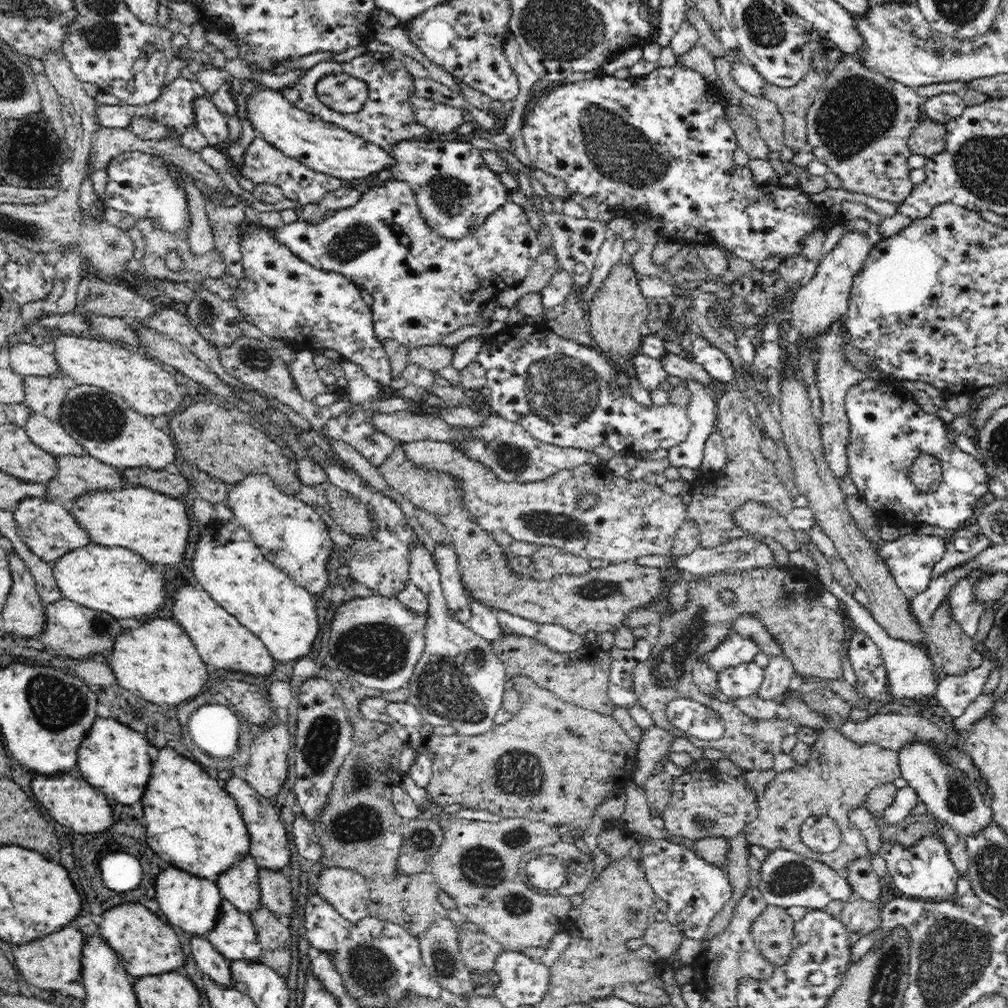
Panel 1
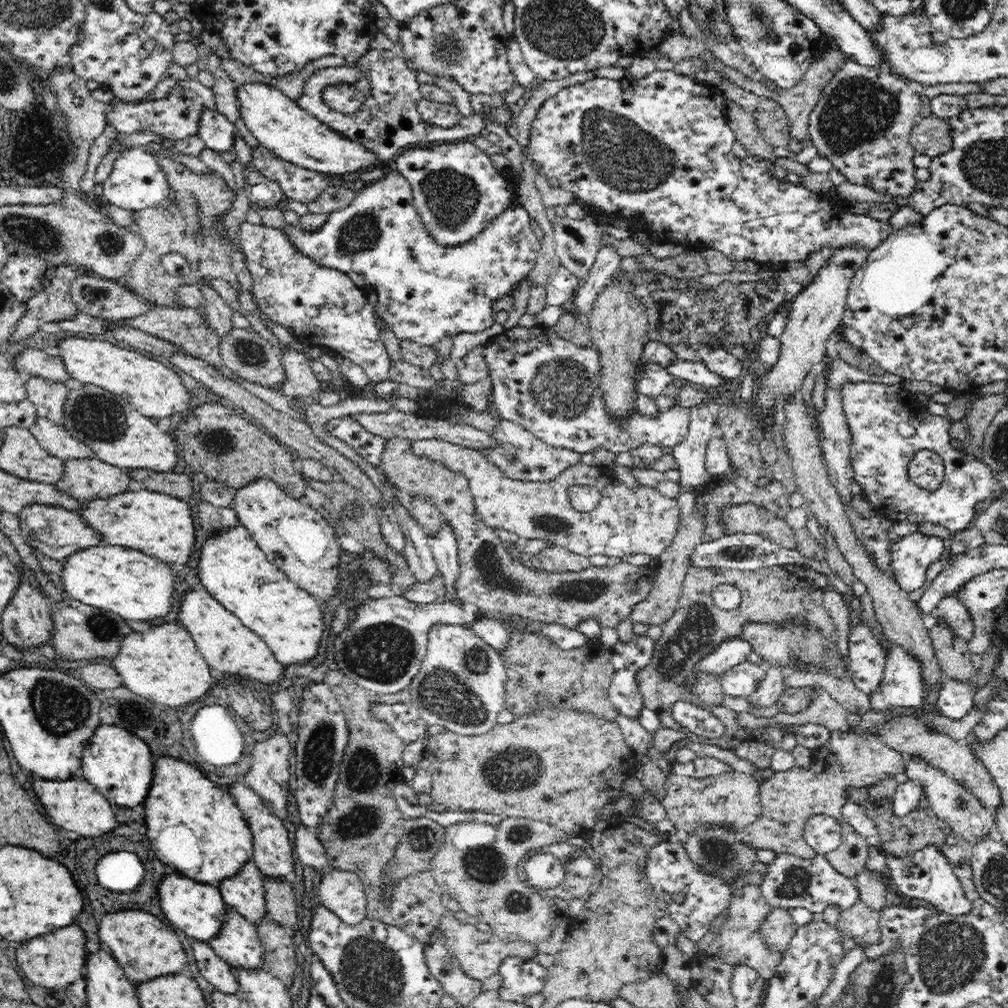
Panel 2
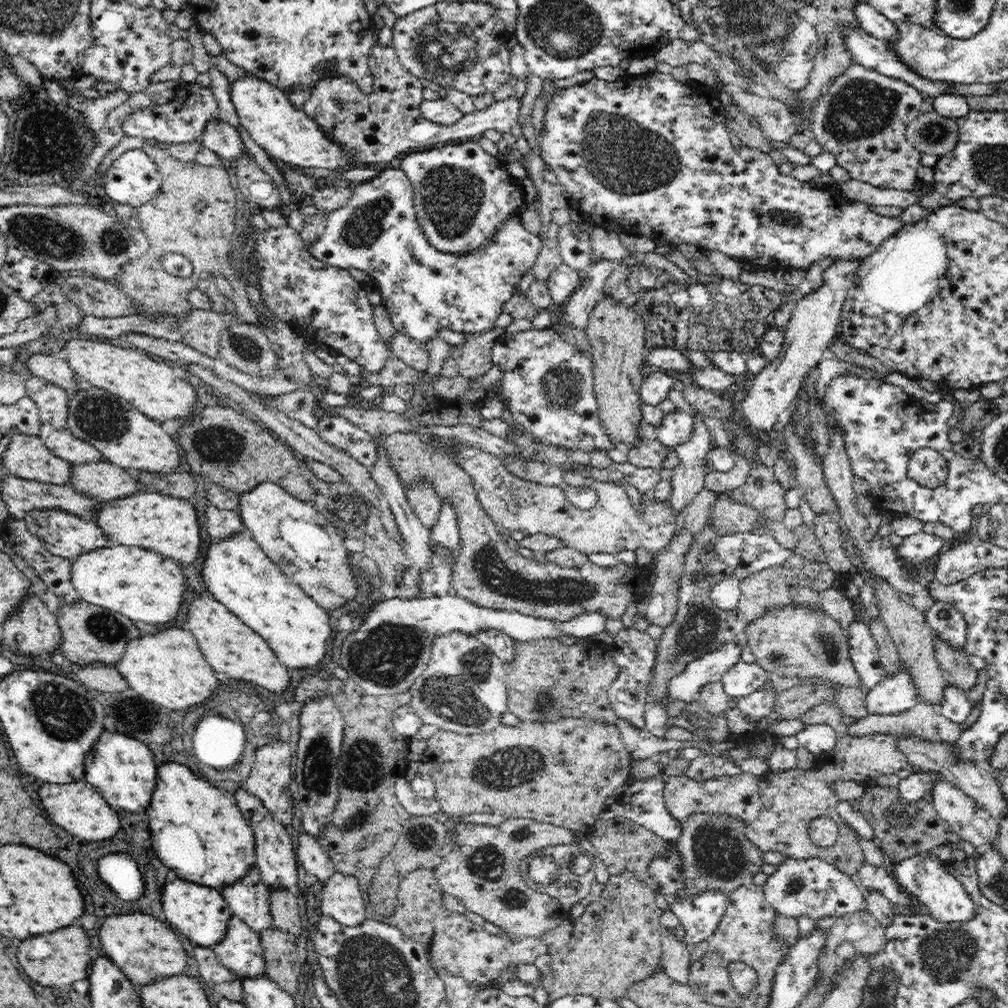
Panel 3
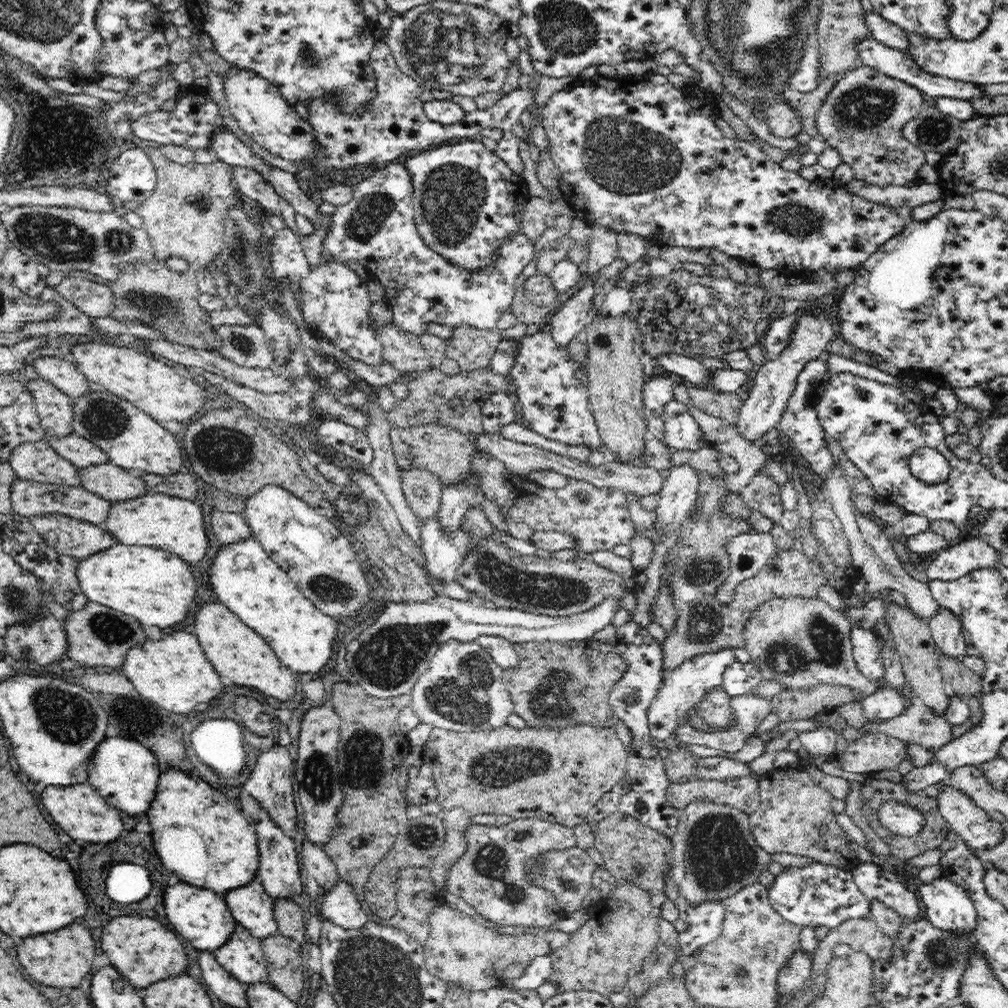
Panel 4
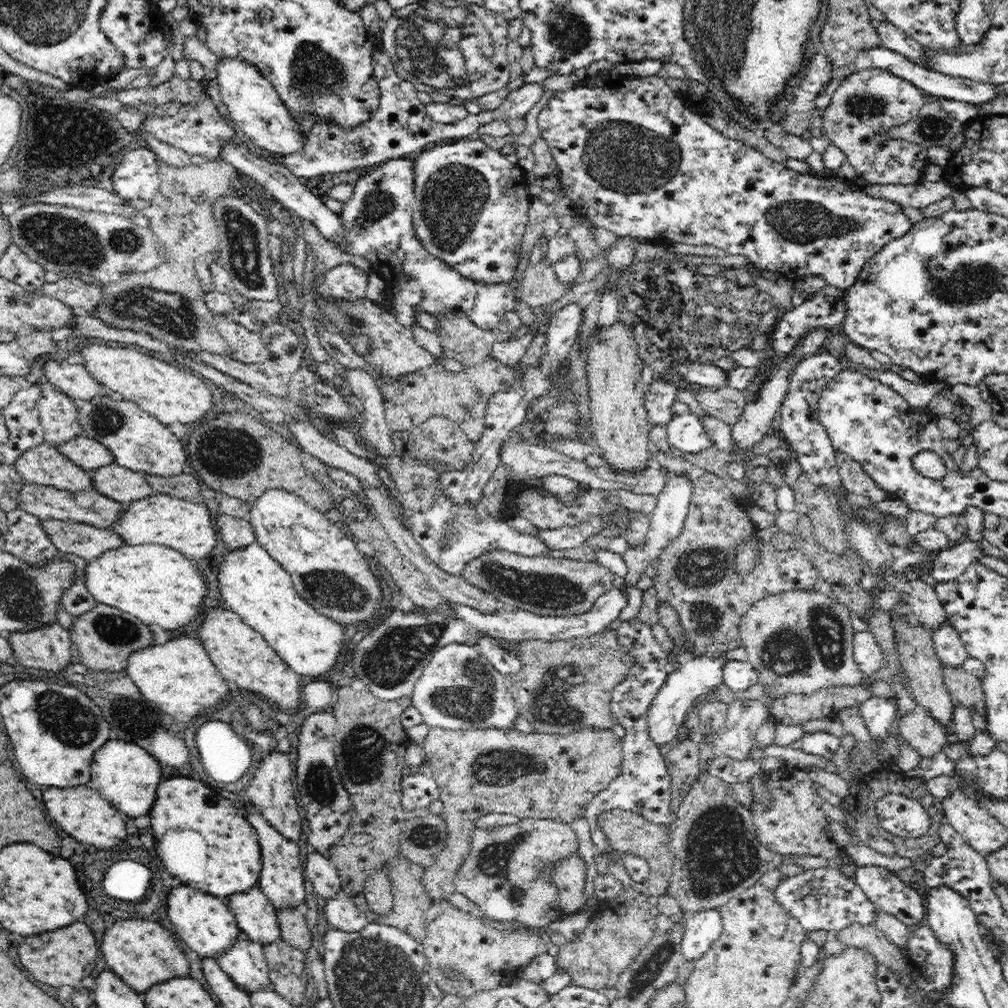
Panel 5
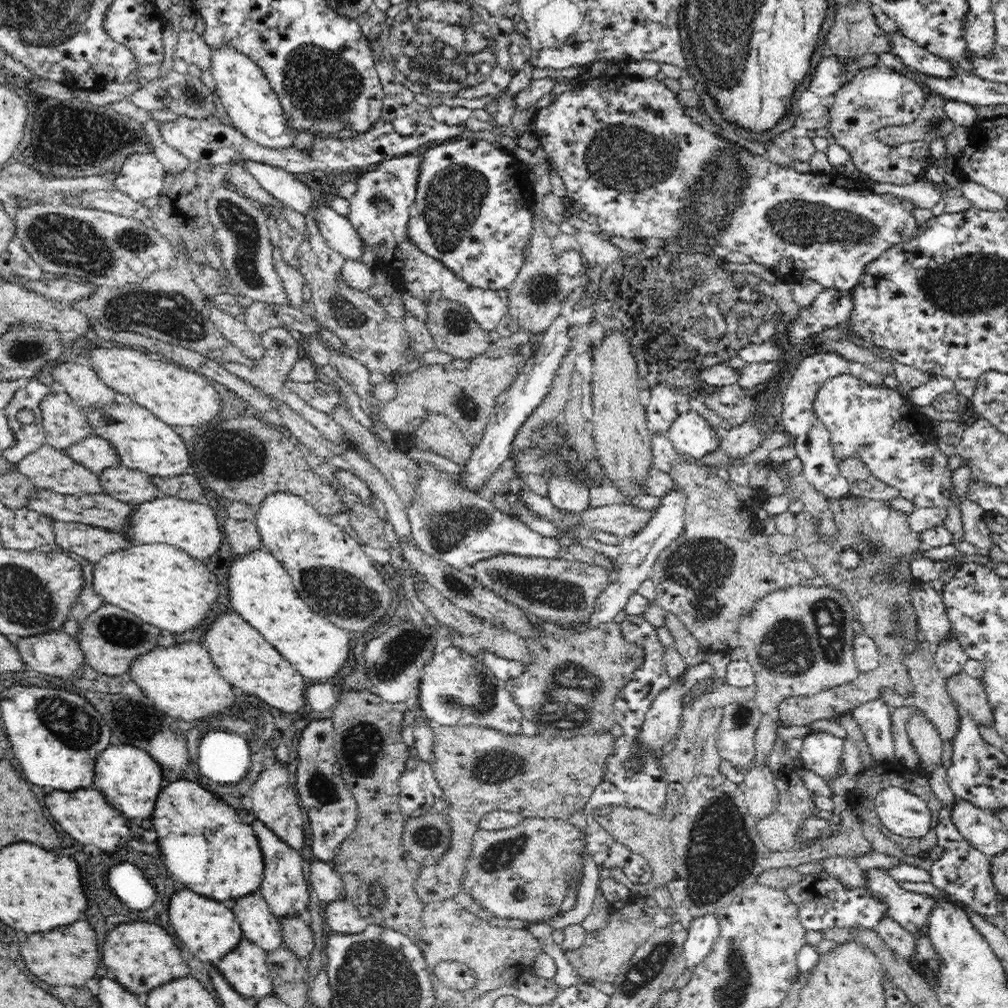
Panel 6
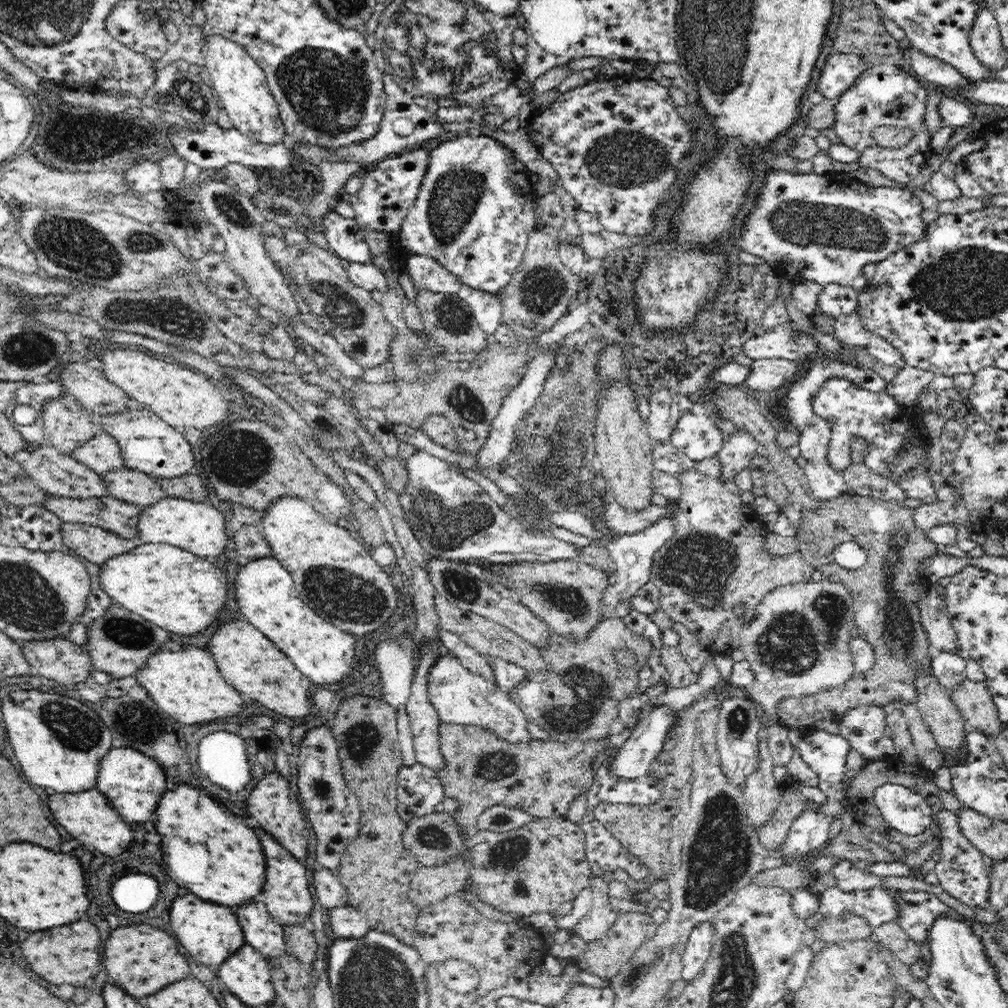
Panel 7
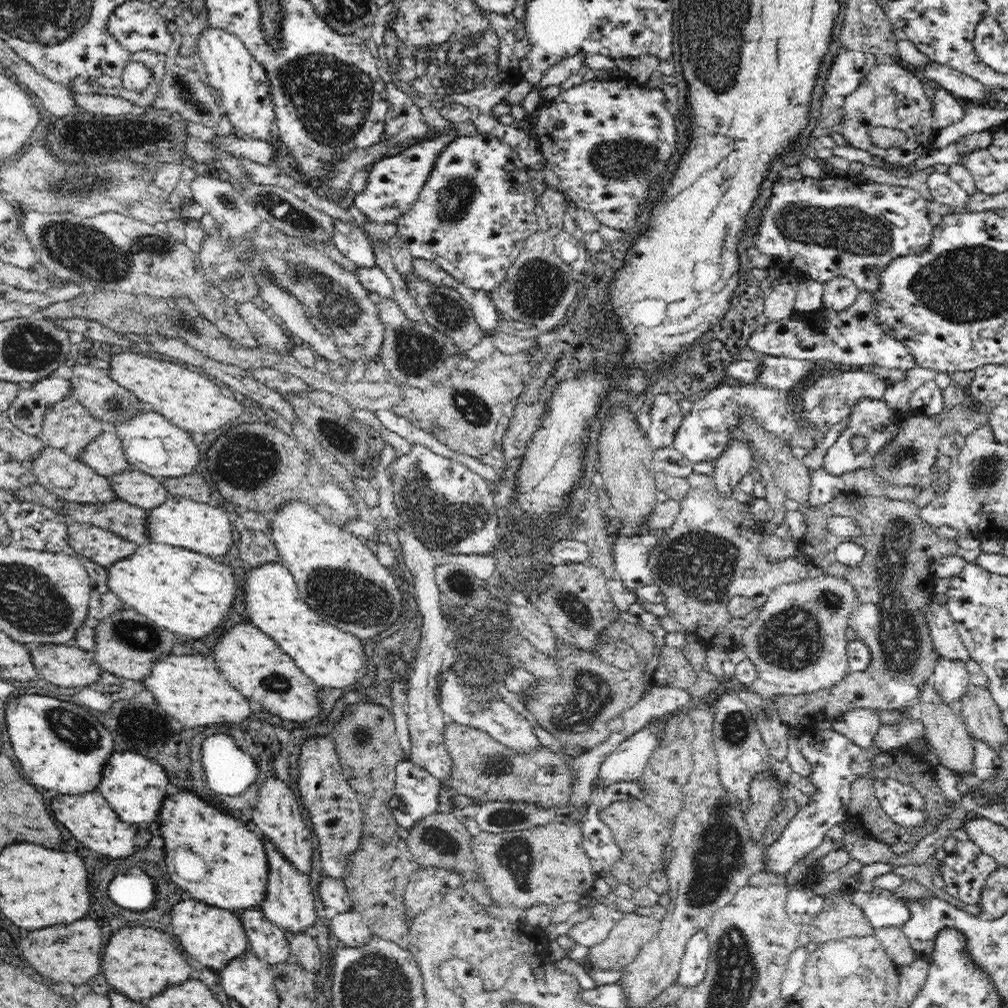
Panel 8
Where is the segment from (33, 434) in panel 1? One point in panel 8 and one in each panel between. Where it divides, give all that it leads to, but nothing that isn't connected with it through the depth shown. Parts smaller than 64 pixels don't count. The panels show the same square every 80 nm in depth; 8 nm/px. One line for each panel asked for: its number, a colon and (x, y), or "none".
2: (56, 439)
3: (64, 444)
4: (80, 451)
5: (90, 453)
6: (97, 453)
7: (102, 454)
8: (105, 453)

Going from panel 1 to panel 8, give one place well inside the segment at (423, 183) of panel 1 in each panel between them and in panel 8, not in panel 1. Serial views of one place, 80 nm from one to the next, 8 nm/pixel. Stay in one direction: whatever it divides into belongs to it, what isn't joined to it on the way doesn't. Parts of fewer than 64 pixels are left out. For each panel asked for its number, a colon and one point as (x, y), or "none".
2: (457, 192)
3: (463, 197)
4: (468, 202)
5: (471, 204)
6: (473, 212)
7: (475, 210)
8: (471, 220)

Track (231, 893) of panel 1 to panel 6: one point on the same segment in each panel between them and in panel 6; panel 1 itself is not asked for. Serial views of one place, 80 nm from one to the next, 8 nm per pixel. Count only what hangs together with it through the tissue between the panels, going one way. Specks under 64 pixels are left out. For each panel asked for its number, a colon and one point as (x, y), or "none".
2: (246, 894)
3: (250, 901)
4: (253, 909)
5: (256, 917)
6: (259, 926)

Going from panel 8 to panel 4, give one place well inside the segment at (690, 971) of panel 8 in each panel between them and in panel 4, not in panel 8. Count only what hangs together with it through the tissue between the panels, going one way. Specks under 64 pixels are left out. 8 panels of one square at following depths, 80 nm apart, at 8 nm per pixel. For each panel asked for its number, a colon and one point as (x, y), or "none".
4: (705, 922)
5: (702, 929)
6: (703, 932)
7: (697, 950)

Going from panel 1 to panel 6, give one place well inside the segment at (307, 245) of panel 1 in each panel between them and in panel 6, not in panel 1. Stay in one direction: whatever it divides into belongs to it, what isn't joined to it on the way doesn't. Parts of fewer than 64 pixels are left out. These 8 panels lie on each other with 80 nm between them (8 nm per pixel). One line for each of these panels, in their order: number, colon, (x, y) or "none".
2: (424, 290)
3: (424, 289)
4: (377, 228)
5: (378, 216)
6: (379, 210)

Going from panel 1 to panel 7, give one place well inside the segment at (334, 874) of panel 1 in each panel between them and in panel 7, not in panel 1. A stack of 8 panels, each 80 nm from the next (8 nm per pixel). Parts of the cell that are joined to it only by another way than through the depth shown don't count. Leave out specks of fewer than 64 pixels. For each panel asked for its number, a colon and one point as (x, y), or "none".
2: (341, 892)
3: (341, 899)
4: (340, 907)
5: (340, 913)
6: (344, 918)
7: (347, 923)

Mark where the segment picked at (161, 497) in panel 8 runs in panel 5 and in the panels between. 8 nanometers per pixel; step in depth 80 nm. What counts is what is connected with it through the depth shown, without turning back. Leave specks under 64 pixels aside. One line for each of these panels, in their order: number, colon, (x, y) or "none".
5: (122, 484)
6: (126, 484)
7: (130, 485)

